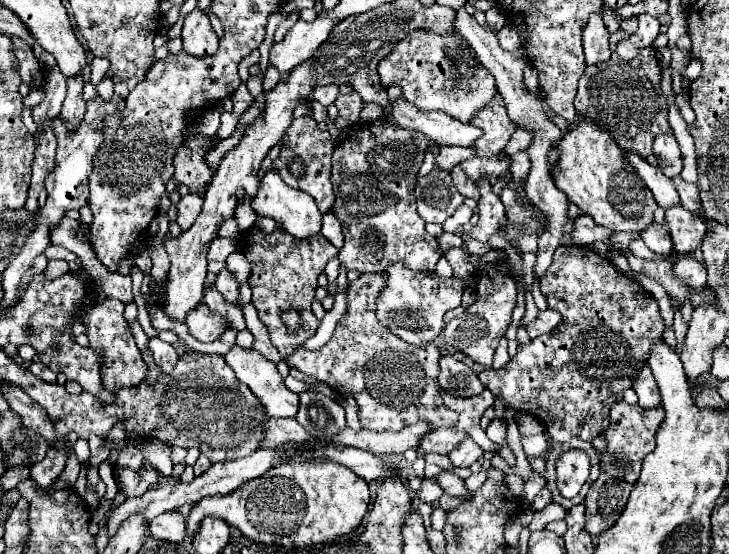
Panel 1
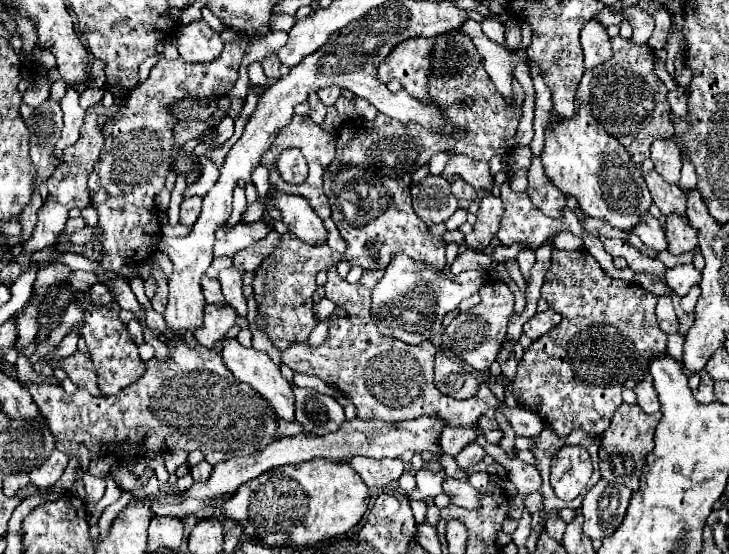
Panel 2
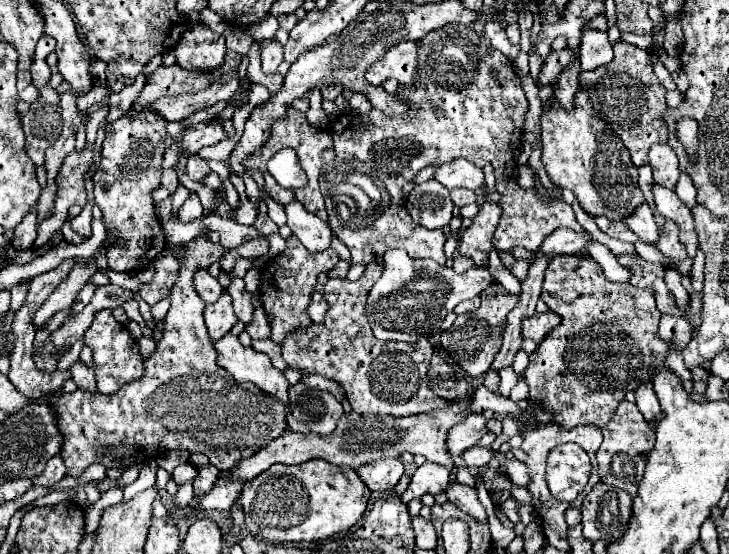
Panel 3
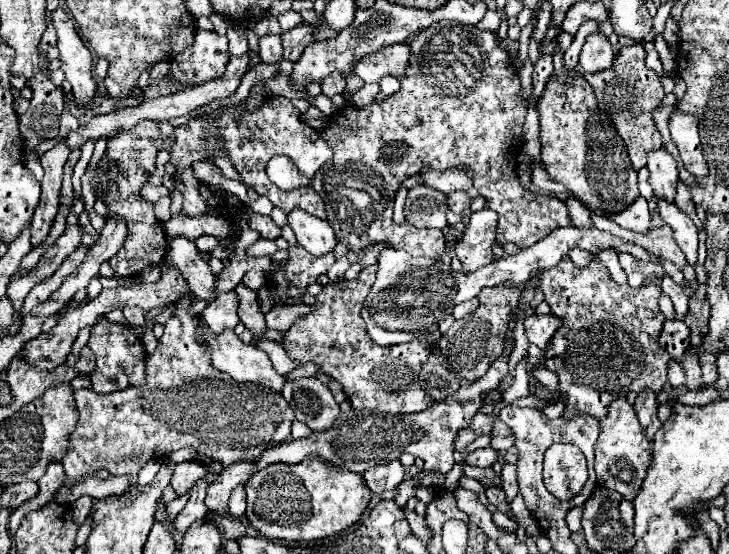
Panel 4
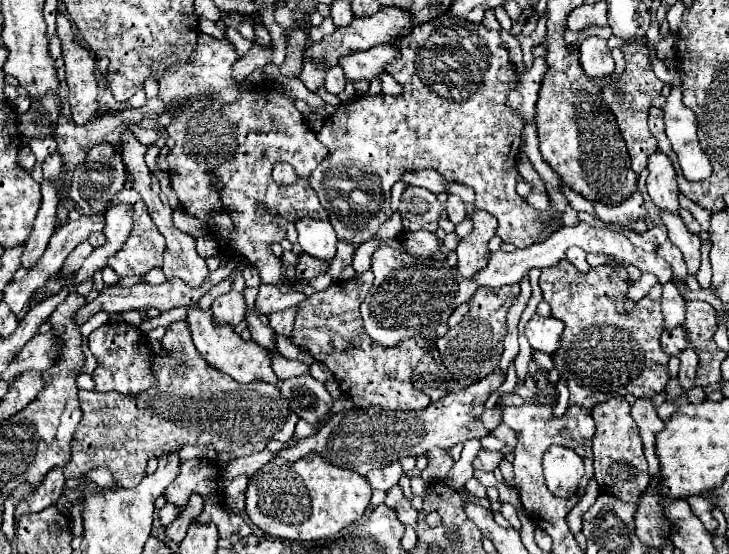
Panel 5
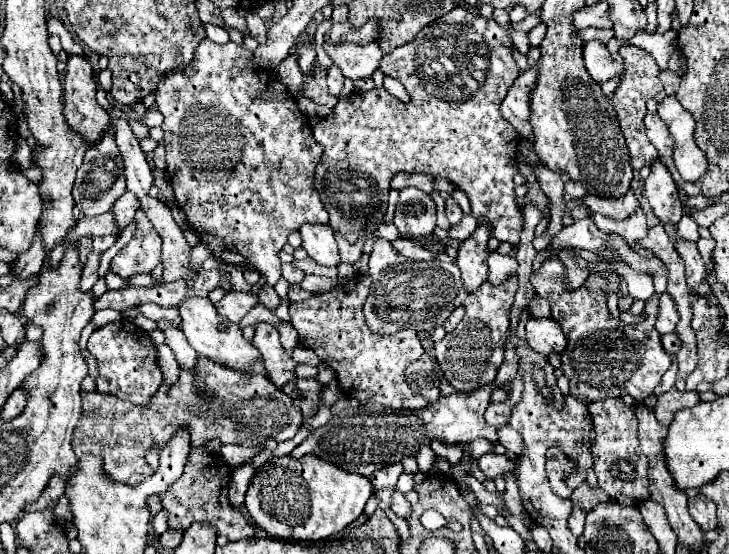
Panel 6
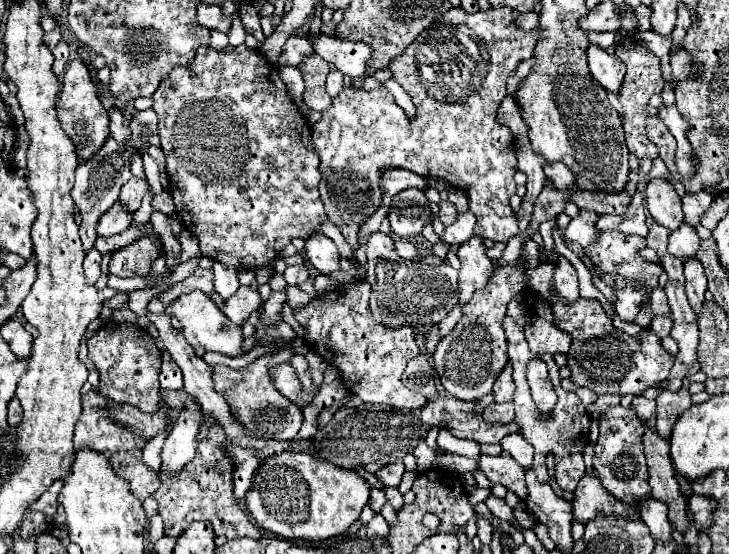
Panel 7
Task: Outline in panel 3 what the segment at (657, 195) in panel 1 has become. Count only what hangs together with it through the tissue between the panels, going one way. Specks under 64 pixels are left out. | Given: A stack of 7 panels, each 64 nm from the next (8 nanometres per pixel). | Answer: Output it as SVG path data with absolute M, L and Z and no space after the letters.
M652 184L652 194L654 194L654 202L656 202L656 210L664 216L674 220L680 226L680 240L686 244L688 248L688 256L694 258L696 256L696 232L694 232L694 224L692 224L692 214L686 208L686 204L678 198L678 194L670 188L664 188L662 184Z

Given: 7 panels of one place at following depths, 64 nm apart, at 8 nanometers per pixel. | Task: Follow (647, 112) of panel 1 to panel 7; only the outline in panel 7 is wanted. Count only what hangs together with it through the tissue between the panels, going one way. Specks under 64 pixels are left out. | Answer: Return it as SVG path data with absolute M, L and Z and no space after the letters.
M622 38L616 44L616 56L626 64L626 76L624 76L622 88L618 92L618 98L622 104L622 126L624 126L624 134L626 134L626 144L638 160L644 160L644 158L656 160L658 148L646 138L644 124L646 124L646 116L648 116L646 106L648 106L650 96L662 92L662 86L664 86L664 78L660 72L660 60L652 52L648 52L644 46L636 44L632 38Z

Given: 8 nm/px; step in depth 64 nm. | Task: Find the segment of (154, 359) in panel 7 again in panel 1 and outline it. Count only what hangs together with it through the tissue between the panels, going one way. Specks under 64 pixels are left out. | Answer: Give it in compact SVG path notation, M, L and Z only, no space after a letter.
M104 298L102 302L94 304L92 312L88 312L88 316L82 322L88 326L86 334L90 338L90 348L104 354L104 370L102 370L104 386L116 392L124 386L140 384L146 376L146 362L142 360L142 352L136 348L136 342L132 340L130 326L124 318L124 304L120 300Z

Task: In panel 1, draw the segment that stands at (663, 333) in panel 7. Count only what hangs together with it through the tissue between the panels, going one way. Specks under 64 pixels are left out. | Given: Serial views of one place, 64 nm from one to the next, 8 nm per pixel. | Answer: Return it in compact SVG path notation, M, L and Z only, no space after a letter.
M686 254L682 256L676 264L674 264L674 274L678 278L682 278L686 284L692 284L692 288L702 288L708 280L706 268L700 260L696 260L694 256Z

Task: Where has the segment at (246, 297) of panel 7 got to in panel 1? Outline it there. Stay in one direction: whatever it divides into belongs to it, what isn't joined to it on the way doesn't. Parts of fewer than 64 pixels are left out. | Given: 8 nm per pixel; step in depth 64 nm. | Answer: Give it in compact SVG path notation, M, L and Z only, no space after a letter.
M200 304L192 312L188 312L186 324L190 328L190 334L200 342L212 342L220 338L220 334L226 330L226 320L210 312L206 304Z

